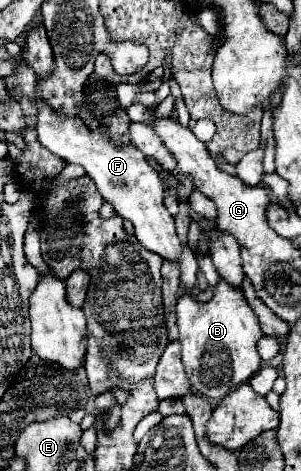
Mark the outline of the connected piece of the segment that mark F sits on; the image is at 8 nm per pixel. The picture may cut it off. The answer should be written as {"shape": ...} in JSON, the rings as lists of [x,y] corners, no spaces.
{"shape":[[[40,102],[38,112],[38,126],[36,126],[40,144],[46,146],[52,154],[60,156],[68,164],[80,164],[86,168],[86,174],[96,182],[102,196],[114,206],[114,210],[130,220],[136,230],[138,242],[158,254],[168,262],[180,264],[180,286],[192,290],[196,286],[196,272],[198,260],[188,244],[180,242],[174,230],[174,218],[164,206],[164,182],[158,172],[144,160],[144,154],[134,144],[118,144],[102,134],[92,132],[80,118],[58,116],[52,112],[44,102]]]}

